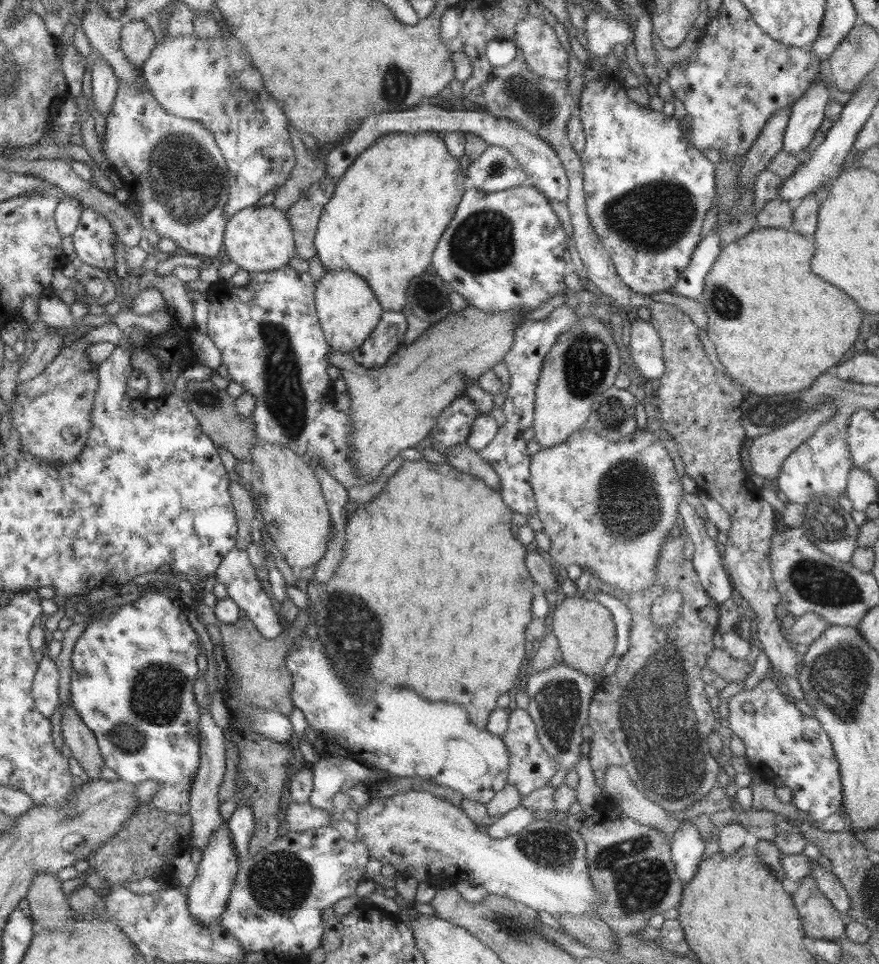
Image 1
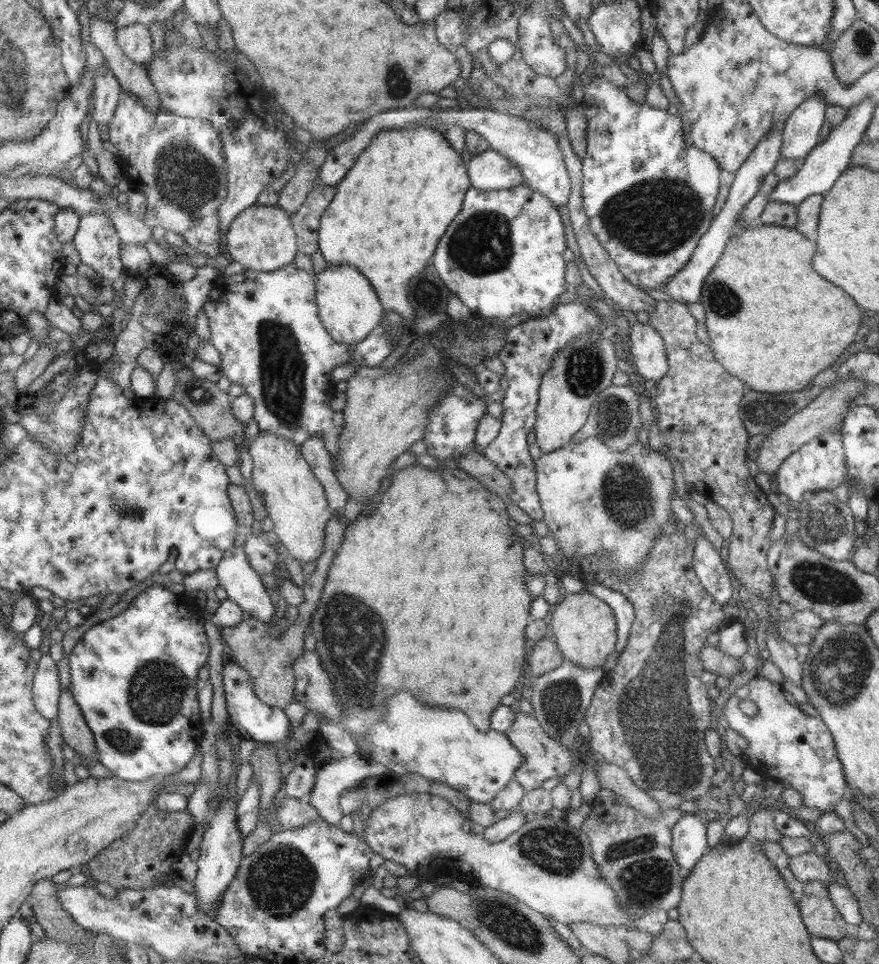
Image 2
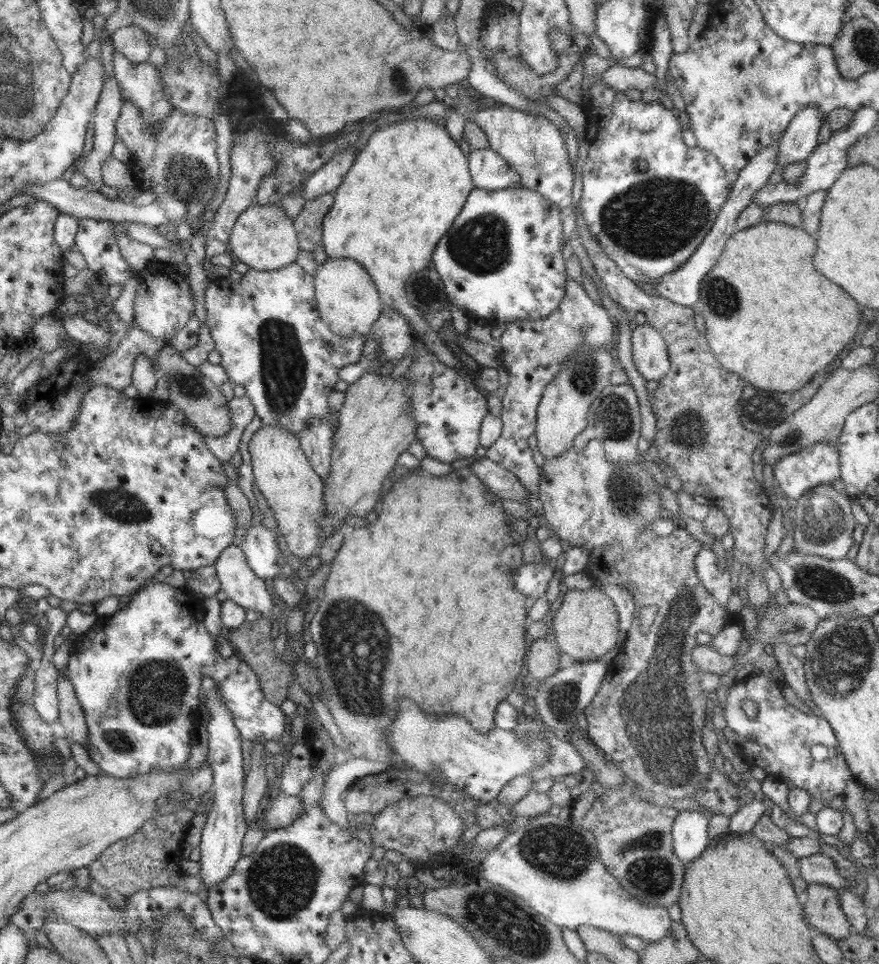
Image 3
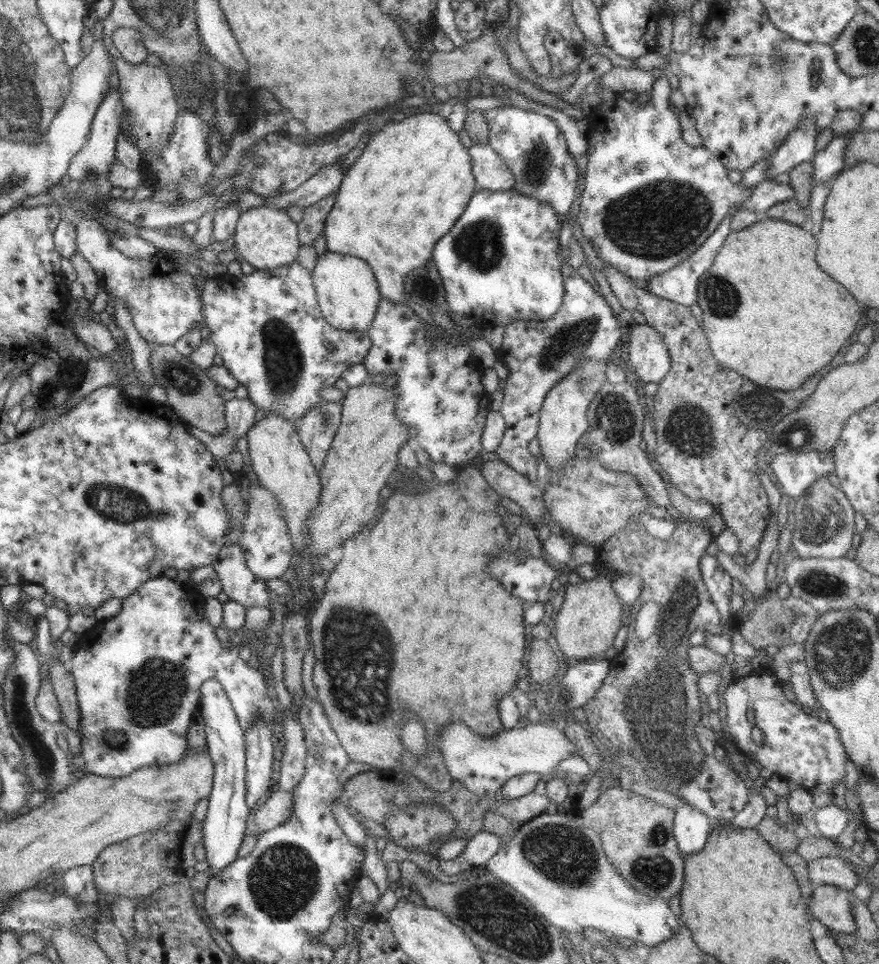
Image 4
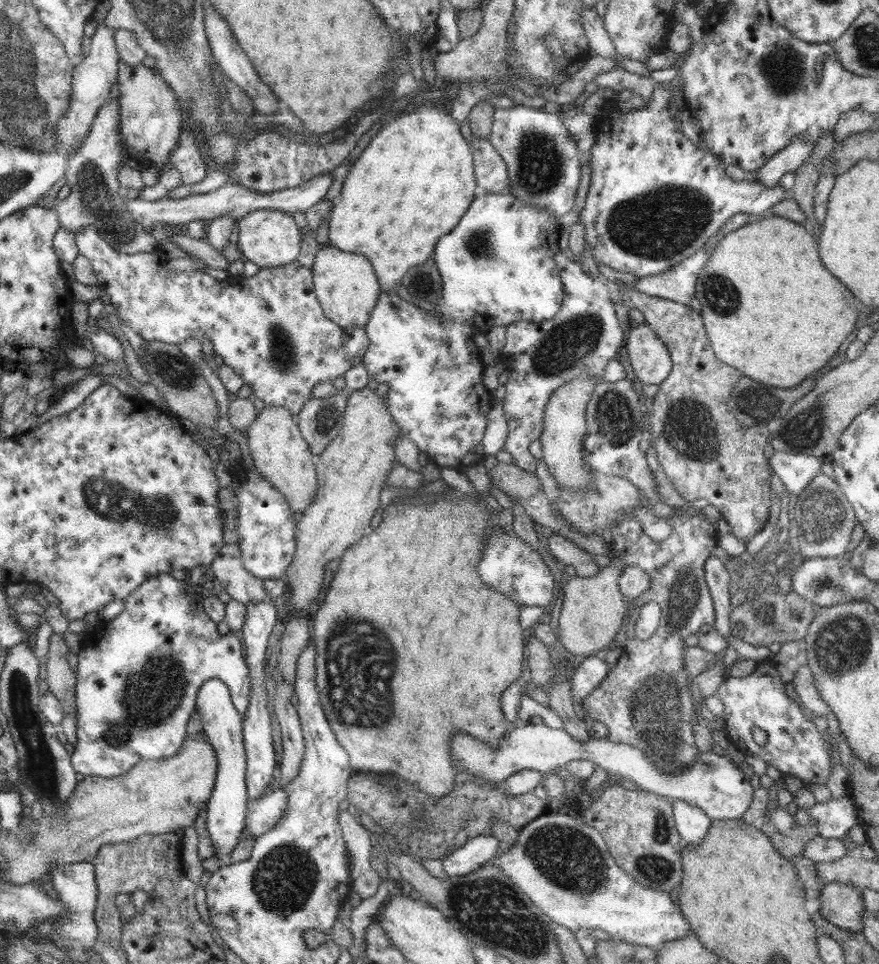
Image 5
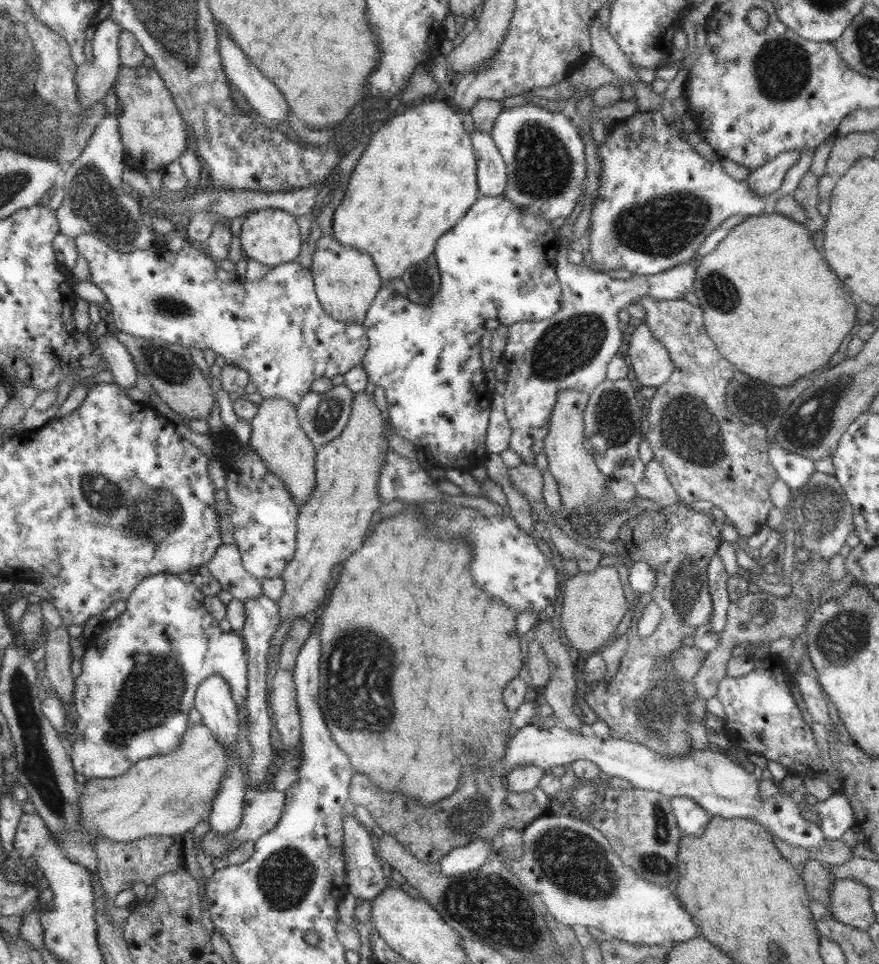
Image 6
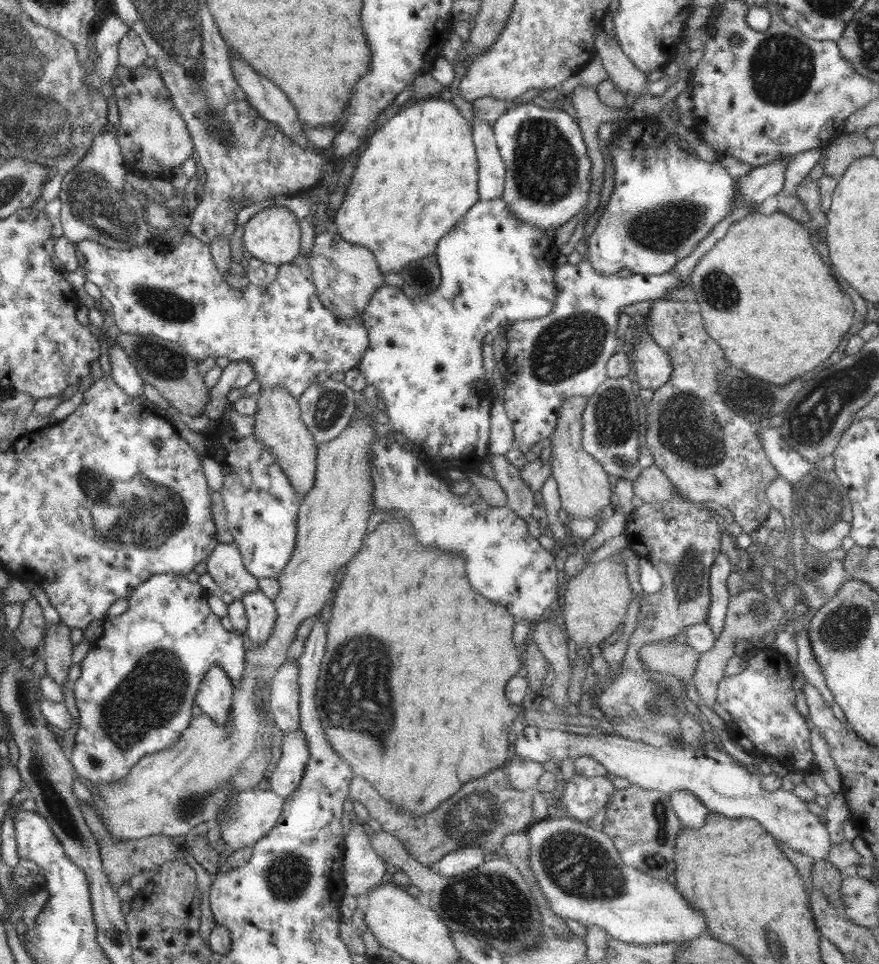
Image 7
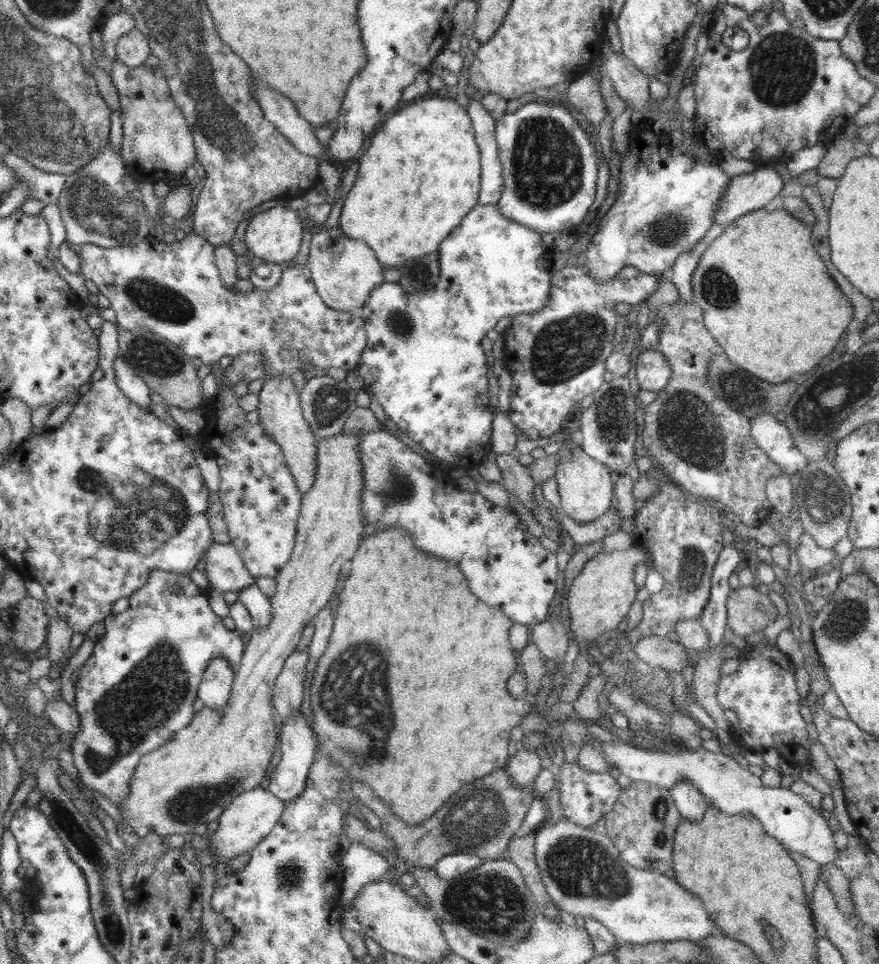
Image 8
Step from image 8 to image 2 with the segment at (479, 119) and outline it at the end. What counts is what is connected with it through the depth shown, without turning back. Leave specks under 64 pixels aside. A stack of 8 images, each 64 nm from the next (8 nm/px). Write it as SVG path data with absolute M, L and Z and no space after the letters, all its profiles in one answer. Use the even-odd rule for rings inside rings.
M490 148L472 155L467 172L471 186L480 190L504 190L525 182L512 162Z

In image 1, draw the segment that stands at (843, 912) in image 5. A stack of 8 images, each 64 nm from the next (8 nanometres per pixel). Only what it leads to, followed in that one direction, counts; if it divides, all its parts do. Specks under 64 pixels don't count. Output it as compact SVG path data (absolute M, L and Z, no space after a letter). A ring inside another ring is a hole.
M812 876L799 880L792 897L806 937L829 941L844 937L845 919L822 894Z

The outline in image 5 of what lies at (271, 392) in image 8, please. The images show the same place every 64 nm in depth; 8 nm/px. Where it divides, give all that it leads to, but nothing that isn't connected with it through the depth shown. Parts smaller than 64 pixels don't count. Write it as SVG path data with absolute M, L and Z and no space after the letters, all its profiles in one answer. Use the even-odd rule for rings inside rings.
M265 406L247 428L247 440L255 468L284 495L297 521L314 502L318 481L315 471L316 459L308 443L302 438L295 418L285 406Z

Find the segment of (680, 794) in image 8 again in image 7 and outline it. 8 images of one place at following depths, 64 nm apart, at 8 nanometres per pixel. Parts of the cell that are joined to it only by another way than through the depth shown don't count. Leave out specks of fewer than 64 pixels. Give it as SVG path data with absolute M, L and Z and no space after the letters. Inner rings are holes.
M675 790L671 794L671 805L682 826L702 828L709 810L689 790Z

